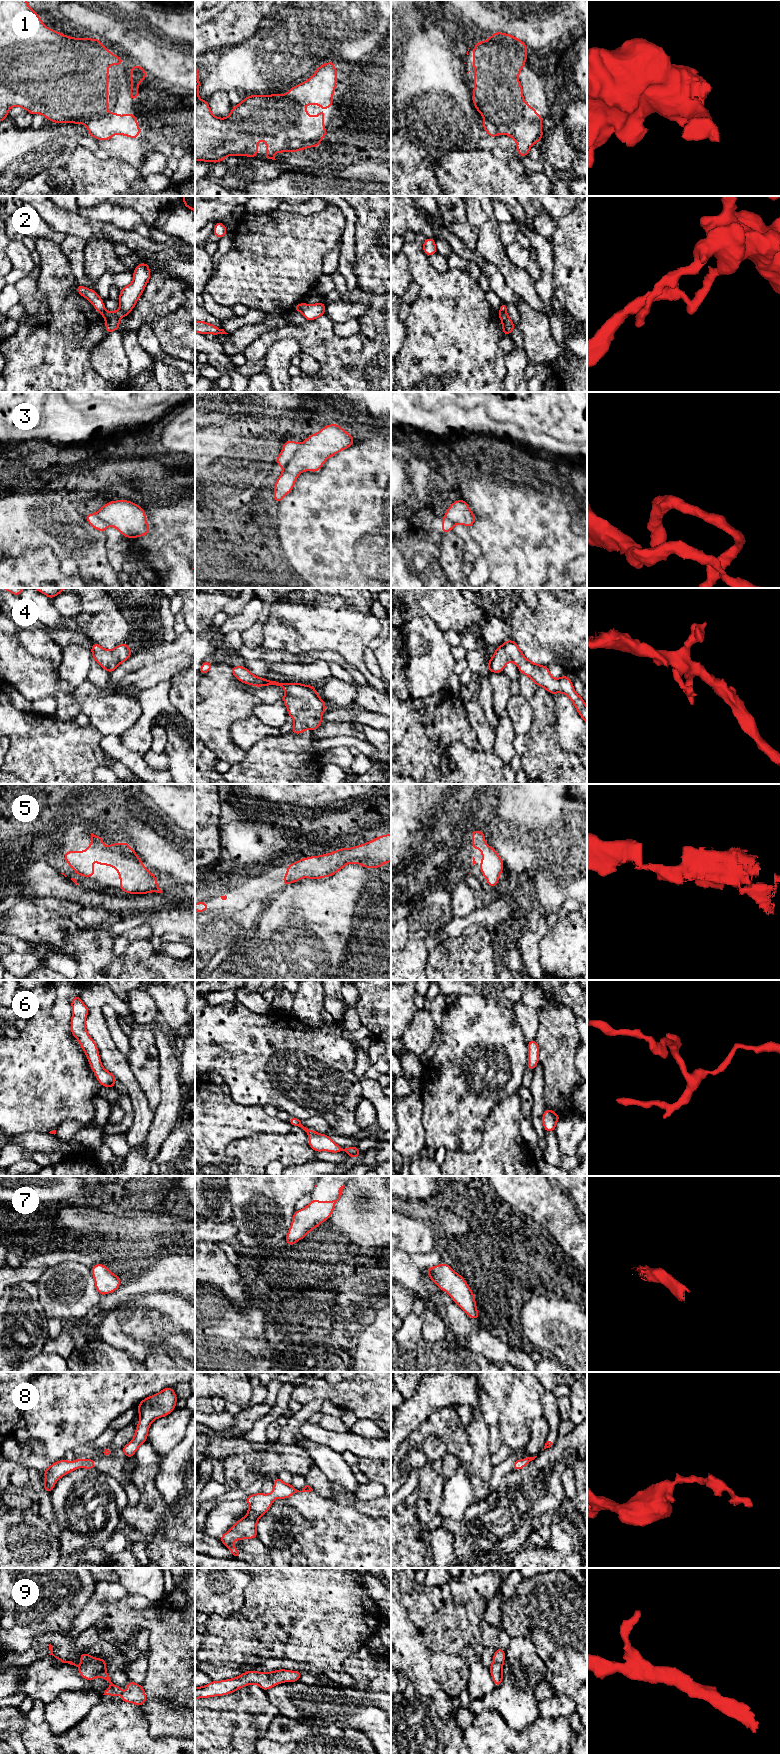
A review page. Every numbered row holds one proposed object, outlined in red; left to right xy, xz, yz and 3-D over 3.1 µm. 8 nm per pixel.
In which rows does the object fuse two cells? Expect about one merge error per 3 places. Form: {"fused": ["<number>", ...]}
{"fused": ["2", "3"]}

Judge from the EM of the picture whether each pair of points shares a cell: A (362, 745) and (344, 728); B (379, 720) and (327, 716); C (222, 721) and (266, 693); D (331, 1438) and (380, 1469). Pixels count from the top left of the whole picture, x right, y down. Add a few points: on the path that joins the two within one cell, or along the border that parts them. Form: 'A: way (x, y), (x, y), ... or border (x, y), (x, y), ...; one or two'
A: border (330, 737), (354, 736), (365, 740); two
B: way (366, 718), (358, 715), (340, 715); one
C: border (239, 684), (254, 693), (263, 702); two
D: border (359, 1457), (380, 1460); two

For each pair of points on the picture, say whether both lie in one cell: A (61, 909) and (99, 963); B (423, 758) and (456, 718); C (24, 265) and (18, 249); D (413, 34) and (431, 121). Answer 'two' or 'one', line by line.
A: two
B: one
C: one
D: one

